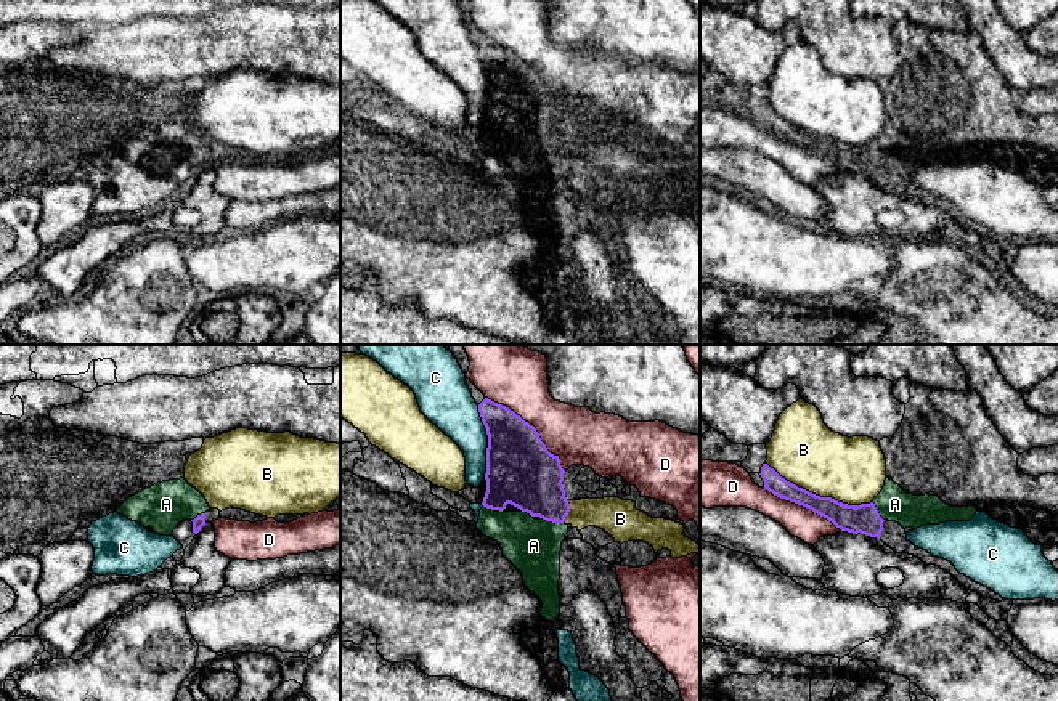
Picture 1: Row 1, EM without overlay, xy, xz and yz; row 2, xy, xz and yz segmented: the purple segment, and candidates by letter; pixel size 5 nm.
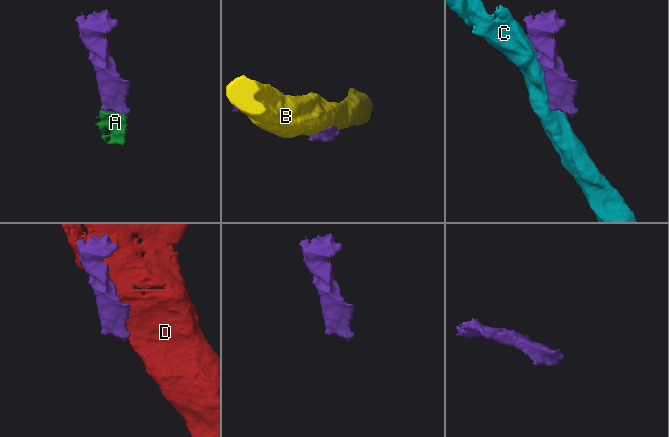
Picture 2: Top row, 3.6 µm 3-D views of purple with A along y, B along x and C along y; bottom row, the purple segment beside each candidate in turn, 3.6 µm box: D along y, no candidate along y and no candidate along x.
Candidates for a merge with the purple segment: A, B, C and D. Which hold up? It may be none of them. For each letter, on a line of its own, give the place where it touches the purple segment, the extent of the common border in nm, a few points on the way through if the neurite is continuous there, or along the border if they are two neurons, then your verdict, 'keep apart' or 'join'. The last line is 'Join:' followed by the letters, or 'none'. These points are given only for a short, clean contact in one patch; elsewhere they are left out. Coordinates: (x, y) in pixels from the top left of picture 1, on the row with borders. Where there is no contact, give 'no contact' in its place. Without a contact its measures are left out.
A: meets purple in xz at (551, 520); contact 120 nm long; join
B: meets purple in yz at (819, 496); contact 550 nm long; keep apart
C: meets purple in xz at (488, 441); contact 380 nm long; keep apart
D: meets purple in xz at (532, 425); contact 550 nm long; keep apart
Join: A

